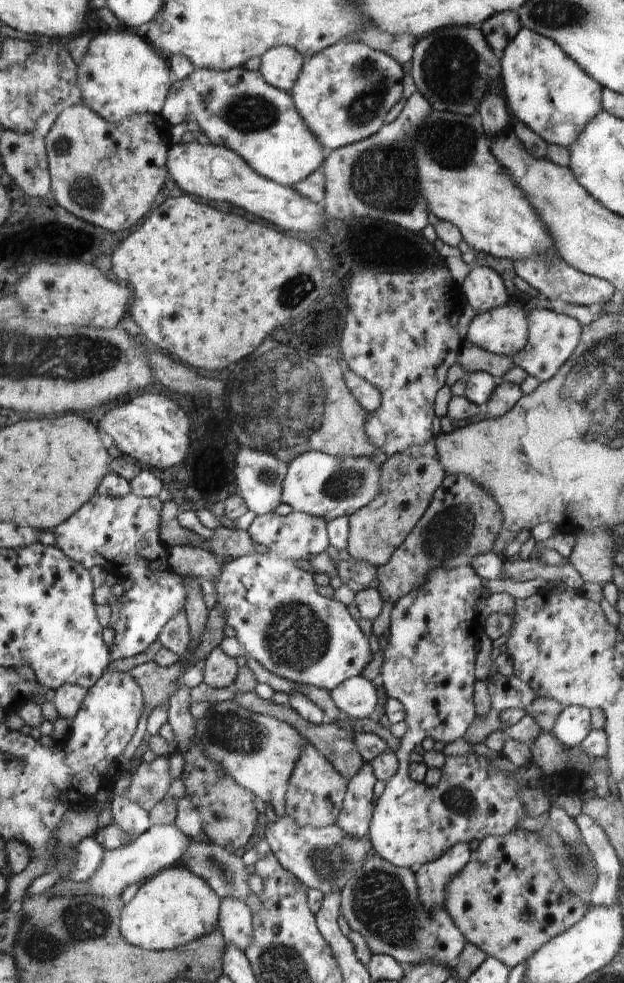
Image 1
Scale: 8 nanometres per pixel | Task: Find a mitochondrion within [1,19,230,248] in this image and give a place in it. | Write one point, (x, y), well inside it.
(85, 192)

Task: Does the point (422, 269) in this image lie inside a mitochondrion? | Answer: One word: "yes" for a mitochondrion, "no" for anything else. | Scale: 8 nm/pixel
no

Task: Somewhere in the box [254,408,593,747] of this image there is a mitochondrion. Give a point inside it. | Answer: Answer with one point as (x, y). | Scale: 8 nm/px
(296, 637)

